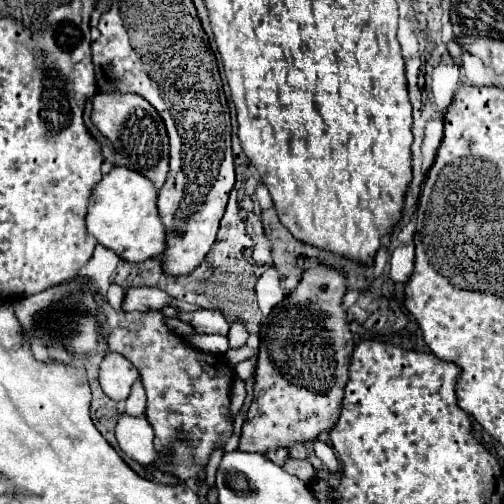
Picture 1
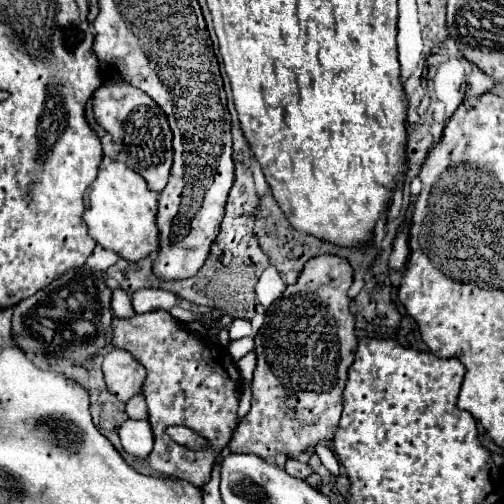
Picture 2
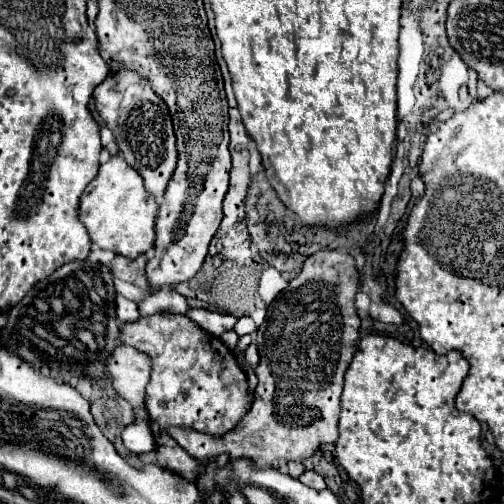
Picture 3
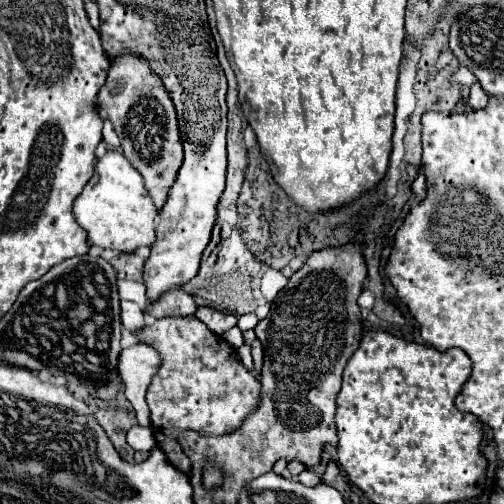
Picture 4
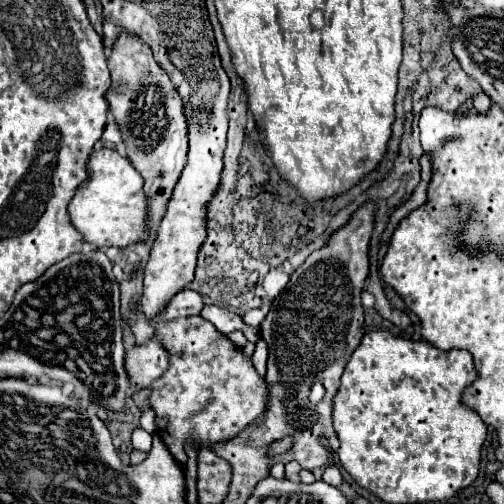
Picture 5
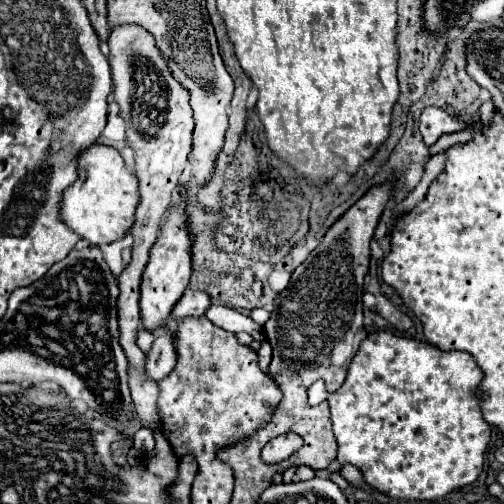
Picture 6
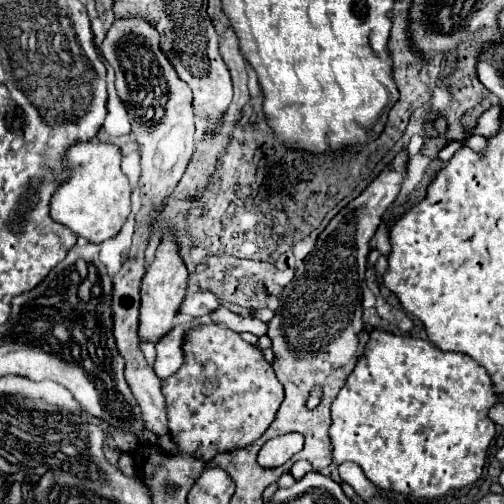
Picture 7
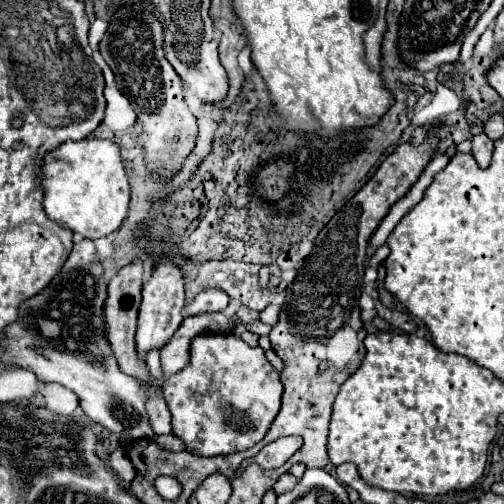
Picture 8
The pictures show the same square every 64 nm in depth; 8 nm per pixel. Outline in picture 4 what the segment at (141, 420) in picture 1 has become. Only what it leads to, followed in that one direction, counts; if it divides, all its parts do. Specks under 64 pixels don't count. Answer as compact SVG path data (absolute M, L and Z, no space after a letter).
M132 426L126 434L126 442L134 448L134 450L140 450L140 452L150 452L156 442L154 442L154 436L152 436L152 430L150 428L144 428L144 426Z

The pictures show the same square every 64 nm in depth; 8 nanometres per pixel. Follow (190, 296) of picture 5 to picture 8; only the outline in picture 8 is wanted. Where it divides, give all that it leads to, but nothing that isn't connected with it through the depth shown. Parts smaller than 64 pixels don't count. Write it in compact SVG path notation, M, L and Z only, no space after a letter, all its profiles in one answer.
M208 288L208 290L202 290L190 304L186 304L186 312L190 316L204 314L204 312L222 312L228 306L228 302L230 298L224 296L222 290Z

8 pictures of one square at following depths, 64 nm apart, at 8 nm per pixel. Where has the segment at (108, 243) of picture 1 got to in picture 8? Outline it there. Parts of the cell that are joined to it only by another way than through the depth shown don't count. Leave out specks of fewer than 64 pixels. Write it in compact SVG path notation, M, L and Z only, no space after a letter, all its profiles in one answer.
M94 136L80 142L64 142L44 158L42 174L46 192L44 210L50 220L90 240L104 238L122 226L128 214L130 186L118 144Z

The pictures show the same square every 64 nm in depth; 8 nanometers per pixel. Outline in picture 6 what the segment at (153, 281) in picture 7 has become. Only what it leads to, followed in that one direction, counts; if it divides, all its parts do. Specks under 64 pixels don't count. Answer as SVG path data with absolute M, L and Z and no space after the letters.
M176 198L176 202L168 210L168 220L164 222L156 244L150 250L150 260L142 274L142 296L140 296L140 312L142 312L142 326L146 330L164 328L170 312L188 288L192 276L192 234L188 228L188 216L184 210L186 200Z

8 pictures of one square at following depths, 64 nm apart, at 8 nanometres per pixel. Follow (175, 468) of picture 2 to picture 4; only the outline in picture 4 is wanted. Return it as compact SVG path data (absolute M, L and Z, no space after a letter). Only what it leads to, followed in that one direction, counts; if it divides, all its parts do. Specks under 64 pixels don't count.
M166 316L150 322L134 332L134 336L138 342L152 346L162 360L146 394L156 444L164 450L172 466L190 474L192 462L182 452L178 434L184 430L194 430L204 436L234 432L242 420L256 410L260 382L242 366L236 350L194 316Z

